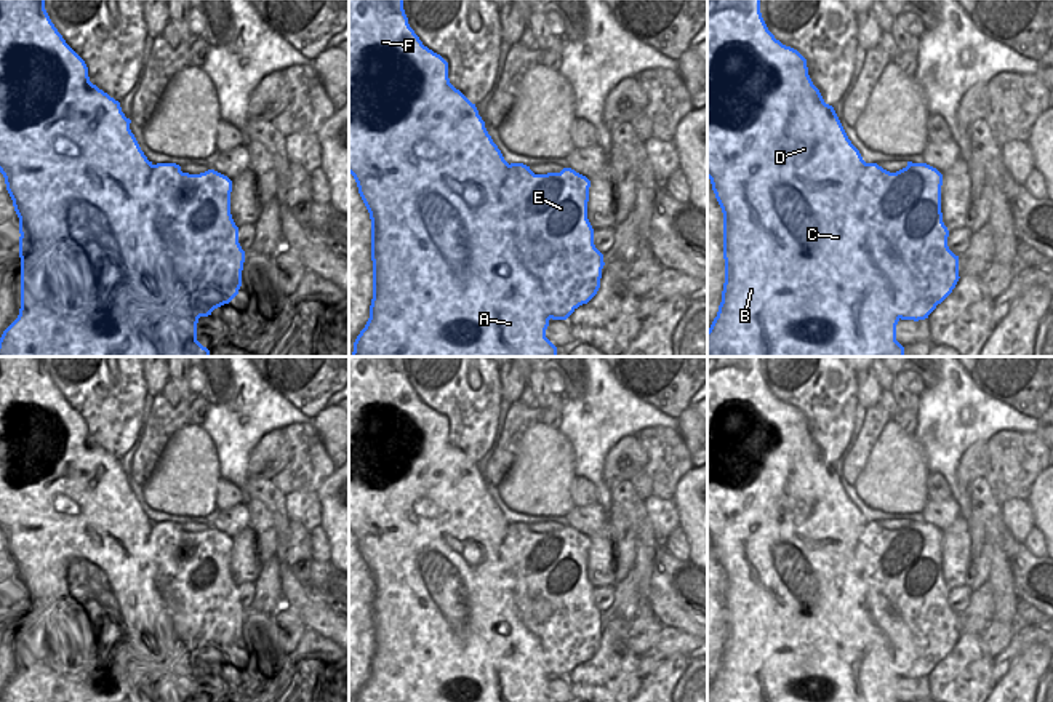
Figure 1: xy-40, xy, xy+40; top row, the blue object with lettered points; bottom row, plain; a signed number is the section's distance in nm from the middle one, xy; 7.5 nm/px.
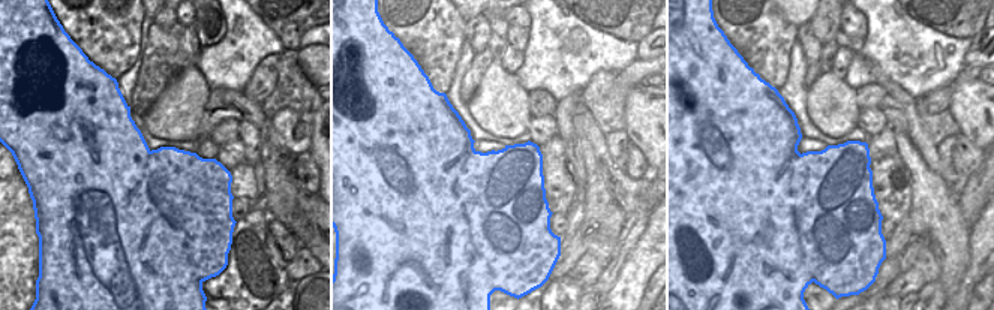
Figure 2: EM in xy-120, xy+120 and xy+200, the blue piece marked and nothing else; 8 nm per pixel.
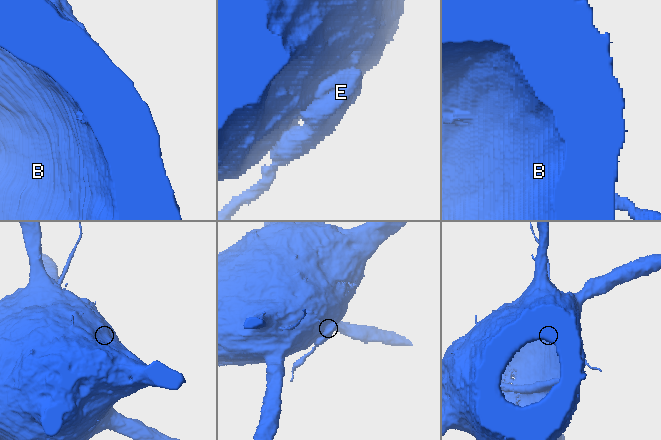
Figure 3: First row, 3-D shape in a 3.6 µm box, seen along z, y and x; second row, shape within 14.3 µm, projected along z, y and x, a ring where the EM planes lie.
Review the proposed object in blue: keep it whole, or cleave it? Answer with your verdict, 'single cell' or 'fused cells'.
fused cells

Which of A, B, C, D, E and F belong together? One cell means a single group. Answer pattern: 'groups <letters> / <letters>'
groups A B C D F / E

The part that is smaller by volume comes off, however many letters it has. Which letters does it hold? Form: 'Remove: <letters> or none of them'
Remove: E

